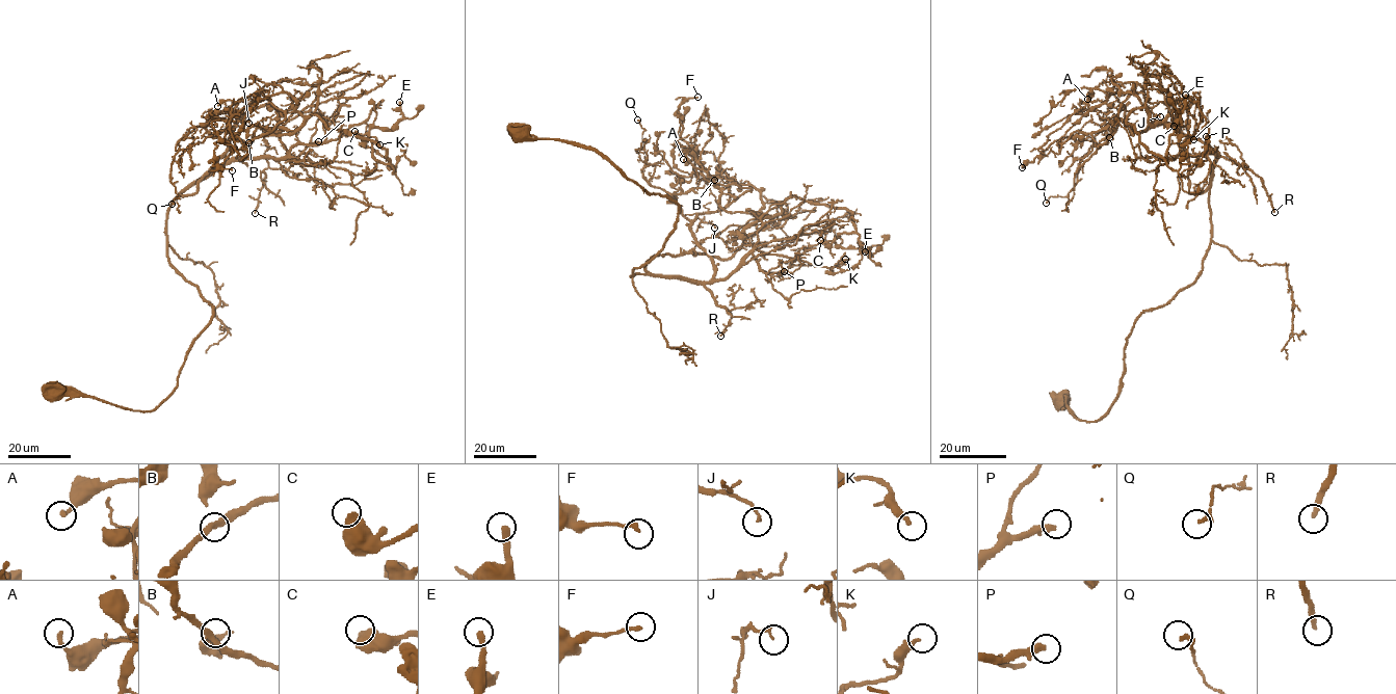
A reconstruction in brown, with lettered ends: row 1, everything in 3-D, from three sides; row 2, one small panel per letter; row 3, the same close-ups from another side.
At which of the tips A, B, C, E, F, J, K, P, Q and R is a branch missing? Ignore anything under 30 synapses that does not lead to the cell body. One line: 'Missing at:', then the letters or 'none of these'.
Missing at: E, R

